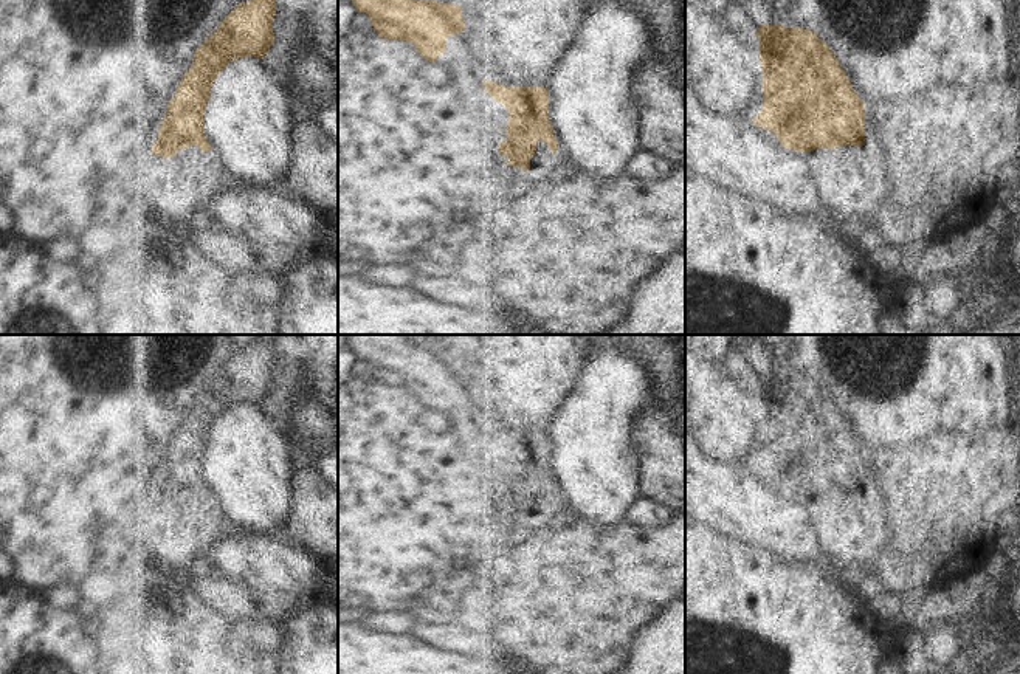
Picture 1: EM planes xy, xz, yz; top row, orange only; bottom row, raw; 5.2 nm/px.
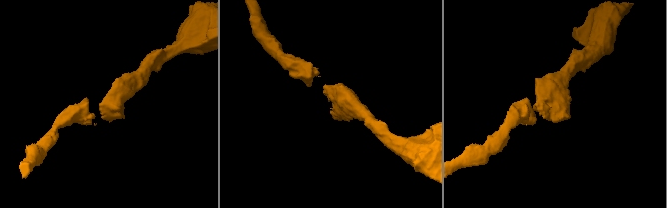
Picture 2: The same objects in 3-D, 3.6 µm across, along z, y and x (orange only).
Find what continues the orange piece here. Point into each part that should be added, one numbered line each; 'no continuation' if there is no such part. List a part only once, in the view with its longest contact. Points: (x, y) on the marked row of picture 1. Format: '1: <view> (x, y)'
1: yz (845, 180)

